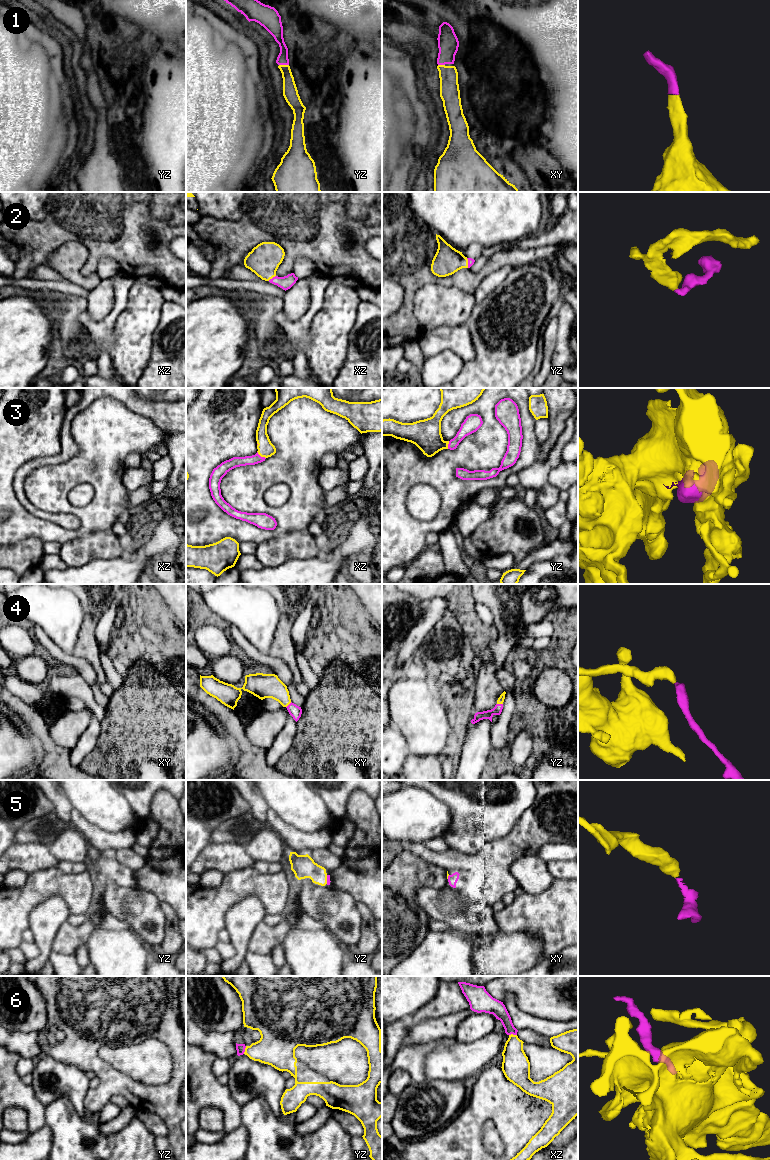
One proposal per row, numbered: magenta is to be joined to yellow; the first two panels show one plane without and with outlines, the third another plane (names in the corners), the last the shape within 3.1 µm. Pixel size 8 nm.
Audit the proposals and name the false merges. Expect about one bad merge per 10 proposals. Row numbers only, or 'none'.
none

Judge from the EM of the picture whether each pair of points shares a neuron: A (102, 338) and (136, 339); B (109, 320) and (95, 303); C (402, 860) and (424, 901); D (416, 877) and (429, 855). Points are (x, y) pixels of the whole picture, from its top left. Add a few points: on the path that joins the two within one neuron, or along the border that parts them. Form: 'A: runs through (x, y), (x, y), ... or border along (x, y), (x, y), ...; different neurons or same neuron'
A: border along (119, 315), (110, 361); different neurons
B: border along (114, 293), (113, 308), (103, 318), (93, 320); different neurons
C: border along (442, 888), (420, 887), (416, 892), (415, 902); different neurons
D: border along (405, 849), (447, 870); different neurons

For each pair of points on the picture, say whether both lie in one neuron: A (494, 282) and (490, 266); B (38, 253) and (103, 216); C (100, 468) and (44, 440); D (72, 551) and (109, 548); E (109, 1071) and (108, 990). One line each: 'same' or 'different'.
A: different
B: same
C: same
D: same
E: same

